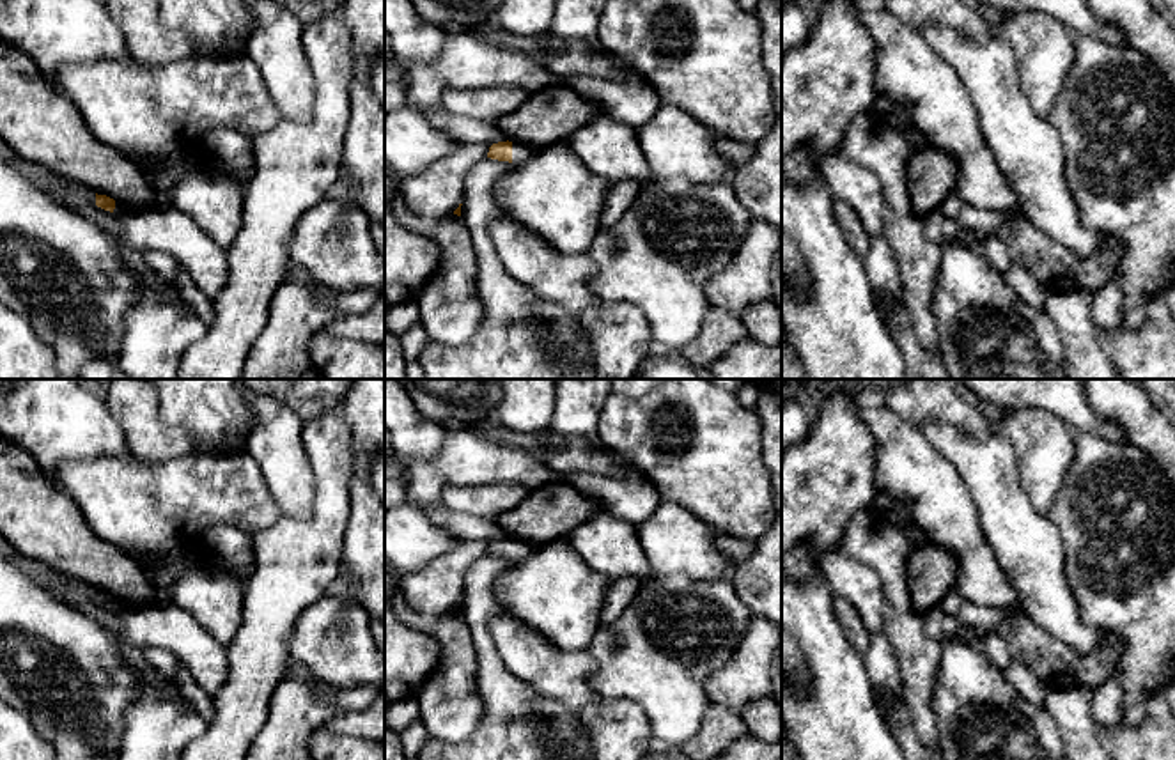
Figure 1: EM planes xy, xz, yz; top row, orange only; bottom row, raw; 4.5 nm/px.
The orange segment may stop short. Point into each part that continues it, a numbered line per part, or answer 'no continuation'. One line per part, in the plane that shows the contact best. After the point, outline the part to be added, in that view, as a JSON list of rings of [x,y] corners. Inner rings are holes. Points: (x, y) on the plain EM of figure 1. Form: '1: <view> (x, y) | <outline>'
1: xz (521, 550) | [[[512,539],[512,560],[521,562],[532,556],[539,547],[523,540]]]

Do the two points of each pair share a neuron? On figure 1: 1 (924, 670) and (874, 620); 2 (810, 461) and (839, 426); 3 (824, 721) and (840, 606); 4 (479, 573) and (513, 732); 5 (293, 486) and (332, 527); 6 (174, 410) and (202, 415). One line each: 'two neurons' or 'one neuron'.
1: two neurons
2: one neuron
3: two neurons
4: one neuron
5: two neurons
6: one neuron

